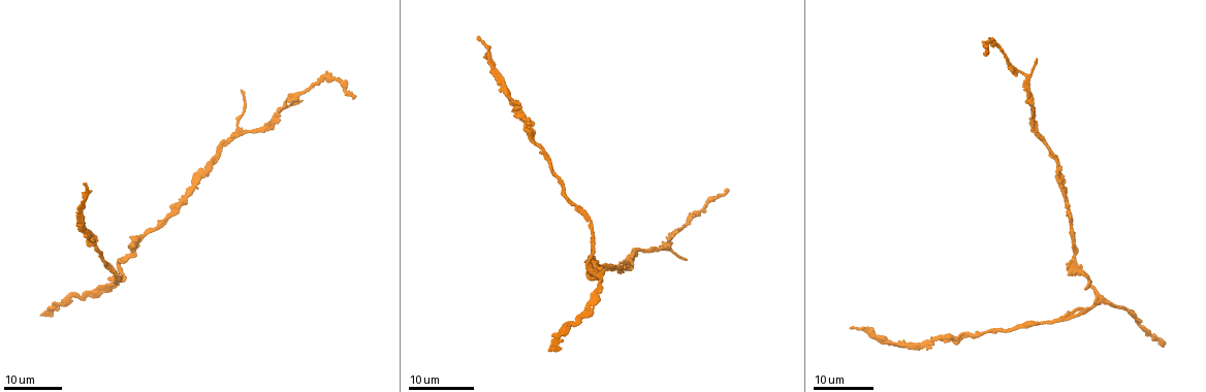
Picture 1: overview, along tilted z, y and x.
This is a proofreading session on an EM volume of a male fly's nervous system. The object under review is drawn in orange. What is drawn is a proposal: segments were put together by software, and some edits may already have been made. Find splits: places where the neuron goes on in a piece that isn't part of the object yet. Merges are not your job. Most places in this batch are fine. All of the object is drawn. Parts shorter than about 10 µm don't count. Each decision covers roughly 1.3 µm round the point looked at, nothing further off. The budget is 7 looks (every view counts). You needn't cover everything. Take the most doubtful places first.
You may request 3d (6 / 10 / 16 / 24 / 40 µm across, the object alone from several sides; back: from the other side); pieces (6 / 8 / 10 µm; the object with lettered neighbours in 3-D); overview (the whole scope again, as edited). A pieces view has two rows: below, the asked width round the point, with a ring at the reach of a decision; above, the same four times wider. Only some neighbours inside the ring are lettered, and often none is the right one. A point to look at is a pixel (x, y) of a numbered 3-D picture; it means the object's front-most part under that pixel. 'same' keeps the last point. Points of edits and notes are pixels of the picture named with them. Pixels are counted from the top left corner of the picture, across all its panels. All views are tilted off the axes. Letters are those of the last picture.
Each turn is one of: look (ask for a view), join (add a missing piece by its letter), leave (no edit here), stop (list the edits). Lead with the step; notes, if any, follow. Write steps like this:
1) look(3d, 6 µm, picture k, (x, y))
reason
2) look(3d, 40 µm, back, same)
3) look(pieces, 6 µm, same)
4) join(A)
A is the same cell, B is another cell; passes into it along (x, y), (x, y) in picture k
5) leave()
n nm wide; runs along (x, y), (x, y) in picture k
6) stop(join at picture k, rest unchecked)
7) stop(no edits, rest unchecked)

look(3d, 16 µm, picture 1, (353, 98))
long arm stops here

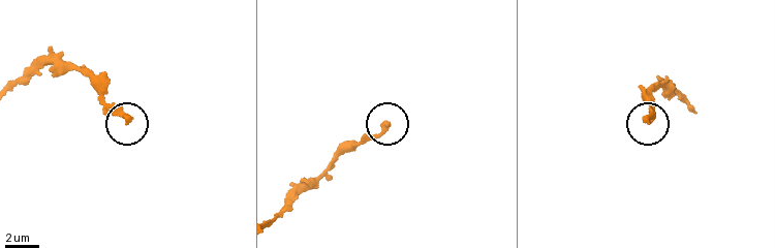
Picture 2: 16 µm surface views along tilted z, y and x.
look(pieces, 10 µm, picture 2, (386, 125))

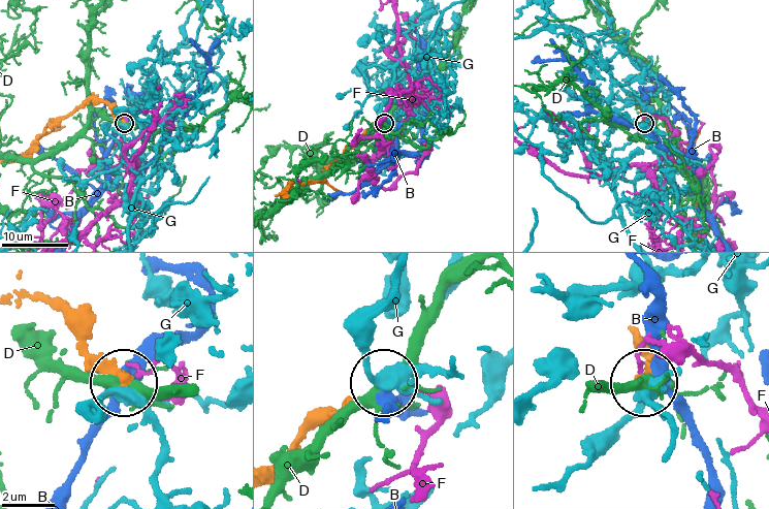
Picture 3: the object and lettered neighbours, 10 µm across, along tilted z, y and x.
leave()
B, D, F and G are other cells; no lettered piece goes on from it

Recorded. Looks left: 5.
look(3d, 16 µm, picture 1, (85, 183))
free end

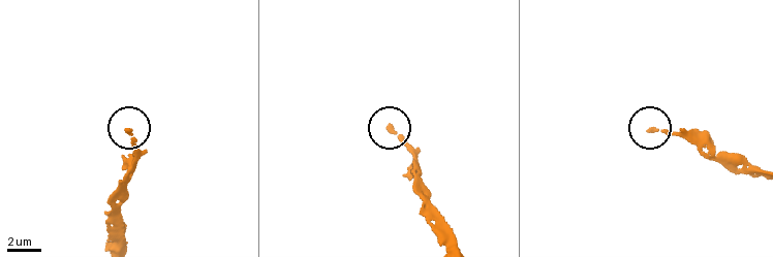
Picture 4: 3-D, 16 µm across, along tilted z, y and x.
look(pieces, 10 µm, picture 4, (389, 127))
see the neighbours

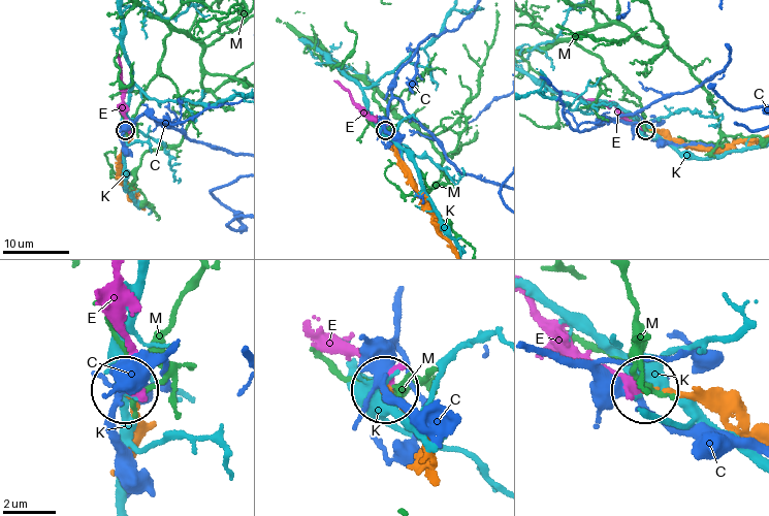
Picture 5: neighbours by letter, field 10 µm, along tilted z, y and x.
join(E)
E is the same cell, C, K and M are other cells; passes into it along (719, 412), (680, 394), (629, 386), (532, 304) in picture 5; it goes on there

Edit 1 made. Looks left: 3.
look(3d, 16 µm, picture 1, (242, 92))
an open end

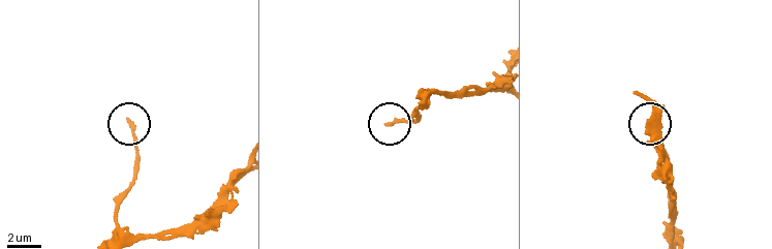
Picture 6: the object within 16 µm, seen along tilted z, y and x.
look(3d, 10 µm, picture 6, (389, 126))

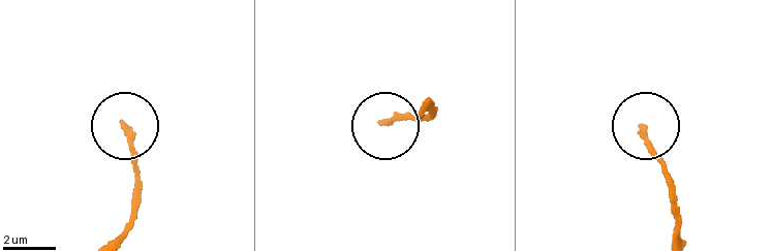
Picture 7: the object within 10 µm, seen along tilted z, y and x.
look(pieces, 10 µm, picture 7, (382, 121))

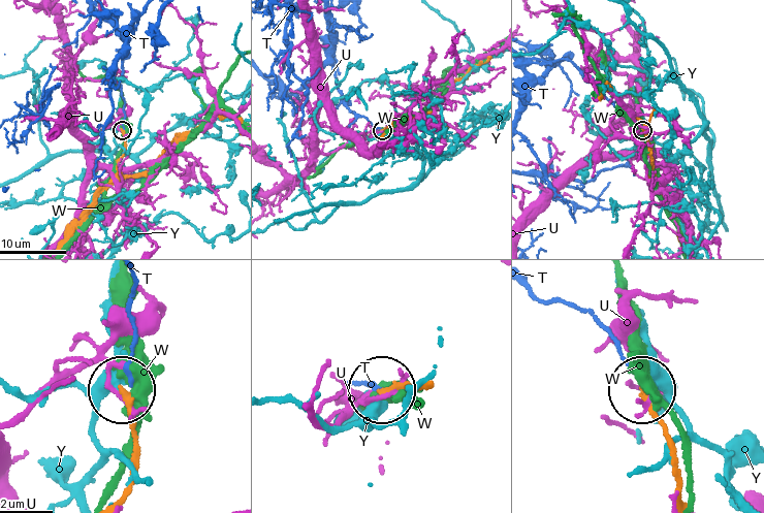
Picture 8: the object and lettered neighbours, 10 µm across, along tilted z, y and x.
leave()
T, U, W and Y are other cells; runs along (426, 386), (384, 390) in picture 8; none of them fits

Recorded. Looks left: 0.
stop(join at picture 5, rest unchecked)

